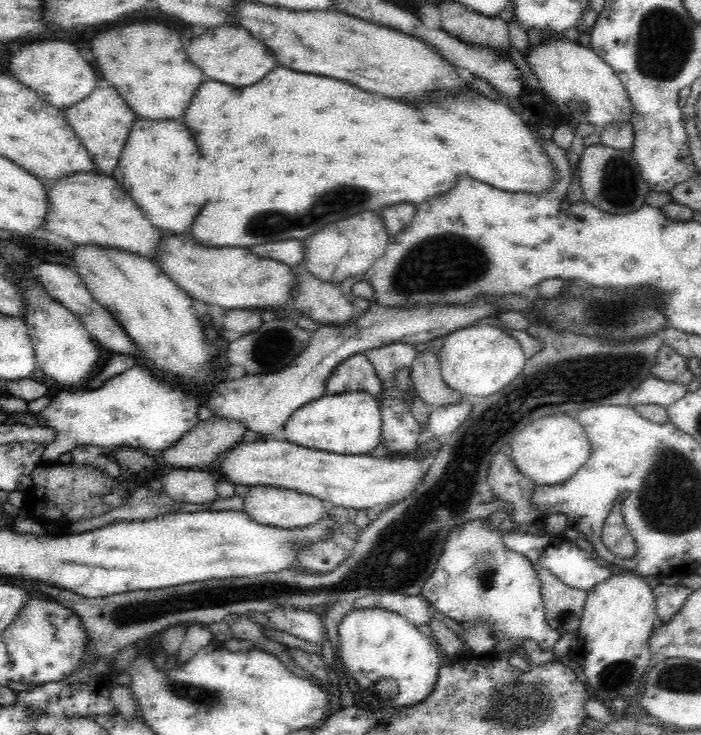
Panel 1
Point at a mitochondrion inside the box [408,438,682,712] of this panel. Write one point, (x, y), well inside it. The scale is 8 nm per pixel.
(616, 678)

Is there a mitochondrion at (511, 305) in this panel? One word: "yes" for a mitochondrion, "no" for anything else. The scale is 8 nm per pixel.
no

